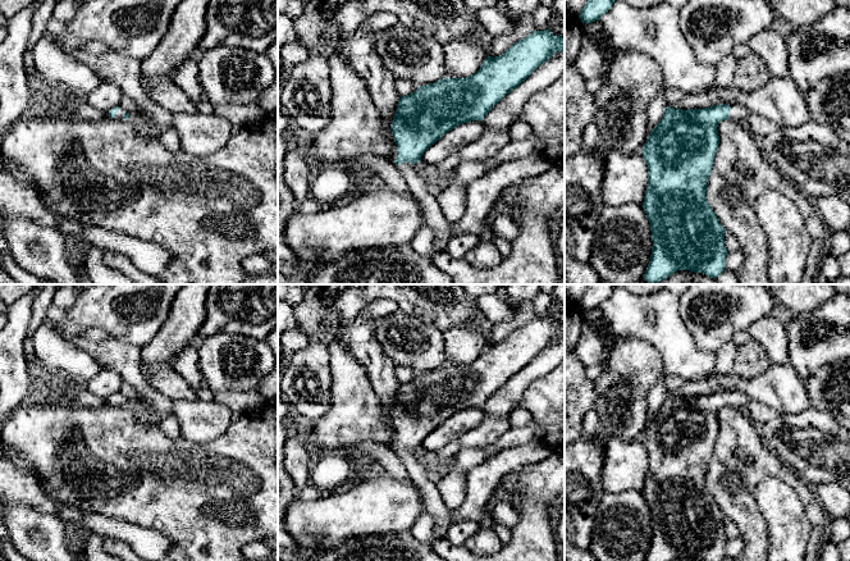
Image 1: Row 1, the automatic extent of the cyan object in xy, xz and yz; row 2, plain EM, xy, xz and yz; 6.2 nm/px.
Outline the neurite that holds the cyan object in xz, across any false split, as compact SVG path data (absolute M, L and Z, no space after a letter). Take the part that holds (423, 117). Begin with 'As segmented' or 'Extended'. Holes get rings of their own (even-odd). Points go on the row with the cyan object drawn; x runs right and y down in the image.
Extended. M549 29L534 31L525 38L513 44L504 54L489 56L484 60L480 69L466 78L442 78L434 83L419 86L410 95L401 96L396 115L390 124L398 155L394 163L411 191L419 200L425 225L434 233L434 248L437 252L445 251L451 236L451 223L445 219L437 197L428 191L428 184L417 175L415 164L421 160L424 152L434 145L443 134L471 120L481 120L507 94L520 86L529 76L556 53L565 53L565 40L554 36Z

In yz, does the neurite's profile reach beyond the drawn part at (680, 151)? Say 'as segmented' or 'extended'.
extended

